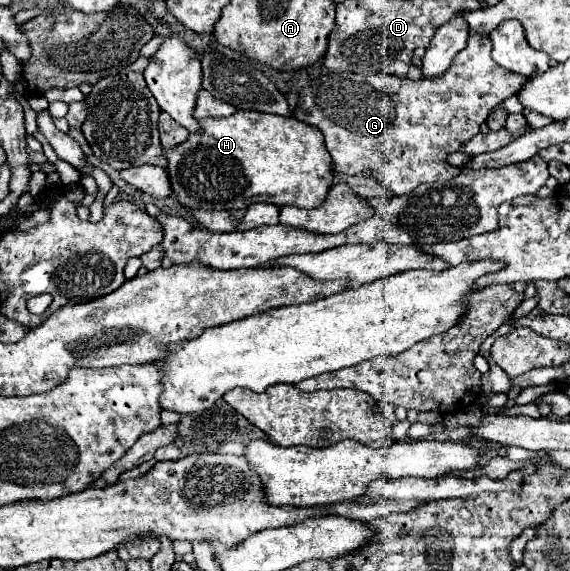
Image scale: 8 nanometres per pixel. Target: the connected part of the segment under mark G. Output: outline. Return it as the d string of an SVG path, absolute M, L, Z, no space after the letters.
M470 35L468 37L468 45L466 49L462 49L452 65L448 67L446 73L442 73L440 77L436 79L420 79L420 81L412 81L408 77L404 79L398 79L396 75L382 75L382 73L376 73L376 75L358 75L358 73L326 73L318 79L314 79L314 85L308 85L300 91L300 103L296 107L296 113L294 117L306 125L312 125L312 127L318 127L322 133L324 133L324 139L326 139L326 149L328 153L332 155L334 159L334 171L342 173L342 175L362 175L362 177L376 177L378 183L386 185L388 189L392 189L394 195L404 195L404 193L410 193L414 191L420 183L434 183L434 181L450 181L454 179L460 169L458 167L452 167L448 163L448 155L450 153L456 153L460 151L460 147L464 143L468 143L478 131L480 131L480 125L488 119L488 113L498 107L504 99L516 95L520 91L520 87L524 87L524 83L528 81L528 77L522 77L522 75L514 75L502 67L498 67L498 63L494 63L494 59L490 57L490 51L492 51L492 43L490 43L490 37L488 35Z

